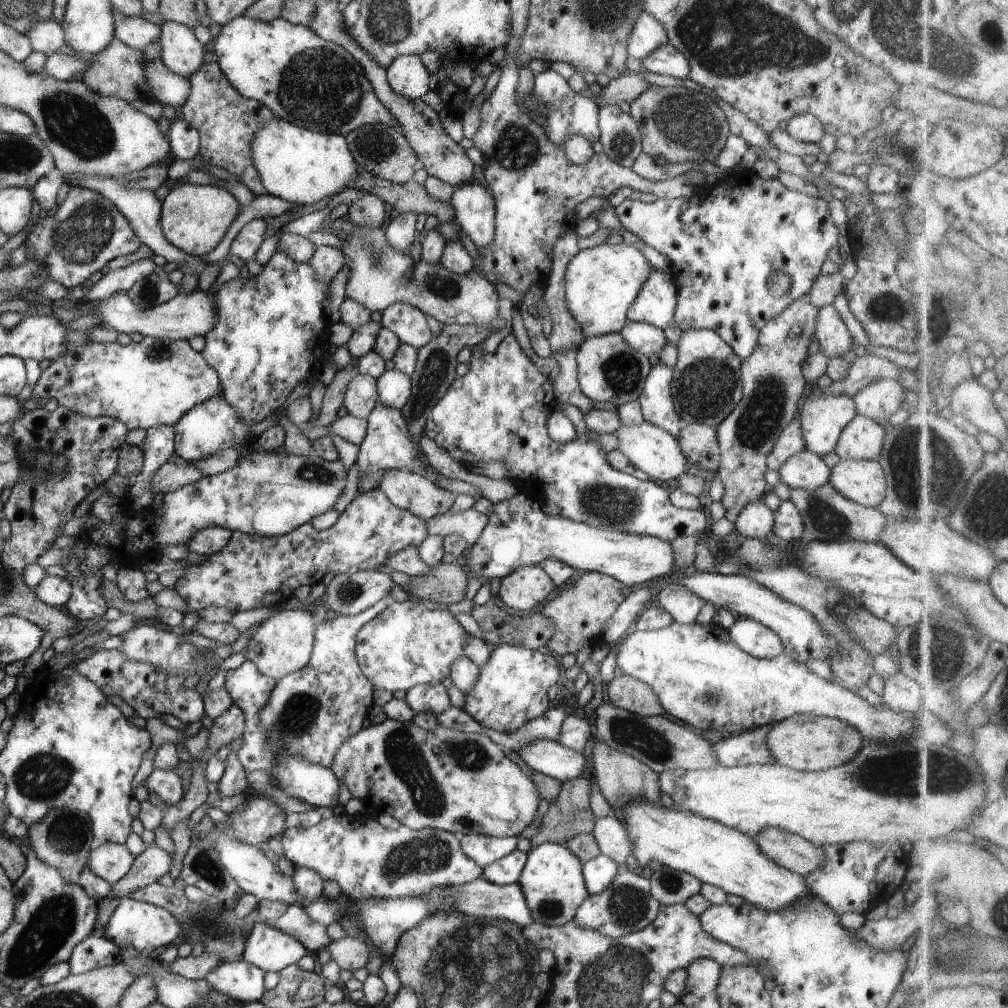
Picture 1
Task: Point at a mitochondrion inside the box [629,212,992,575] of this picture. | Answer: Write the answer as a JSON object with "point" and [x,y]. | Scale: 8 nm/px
{"point":[923,468]}

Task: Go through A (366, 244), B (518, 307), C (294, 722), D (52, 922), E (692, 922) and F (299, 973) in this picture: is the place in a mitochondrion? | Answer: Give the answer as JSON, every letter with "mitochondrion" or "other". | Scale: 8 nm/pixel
{"A":"mitochondrion","B":"other","C":"mitochondrion","D":"mitochondrion","E":"other","F":"other"}

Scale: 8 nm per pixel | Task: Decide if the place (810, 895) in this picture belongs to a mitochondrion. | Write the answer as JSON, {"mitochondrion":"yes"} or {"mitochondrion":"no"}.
{"mitochondrion":"no"}

